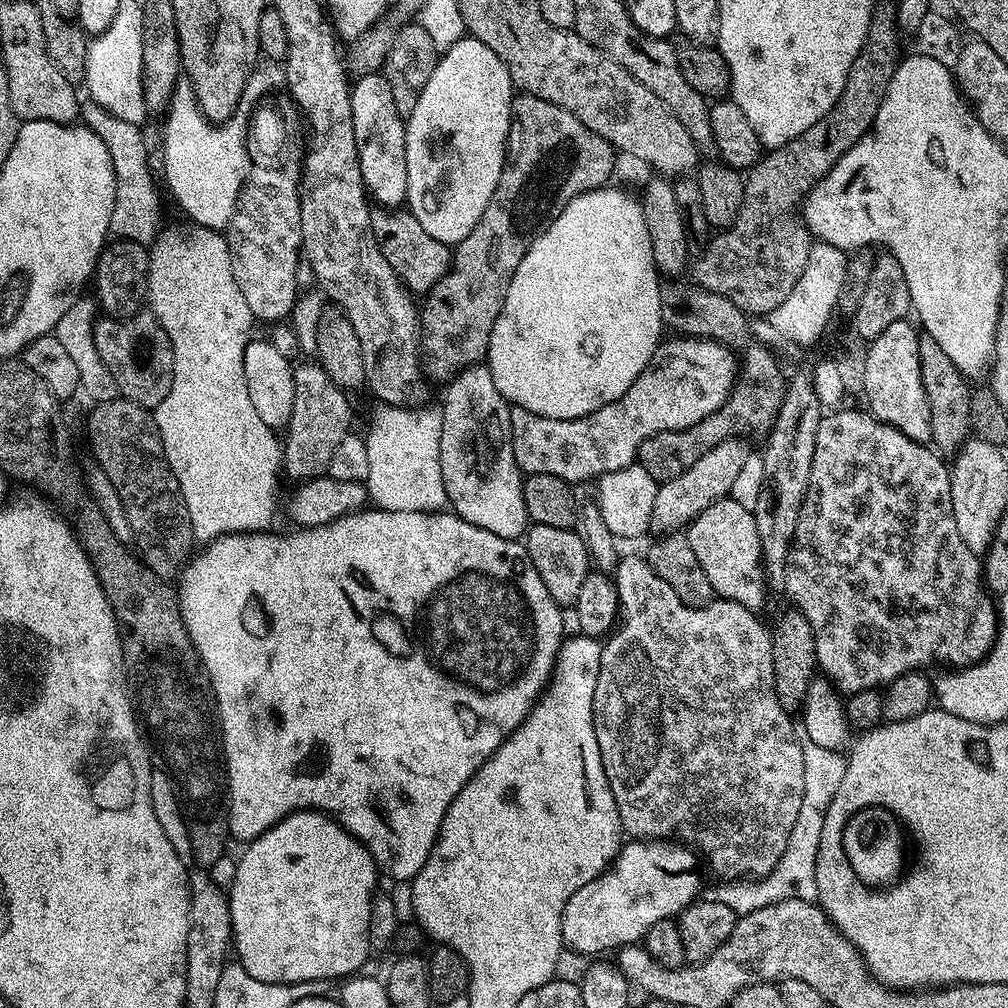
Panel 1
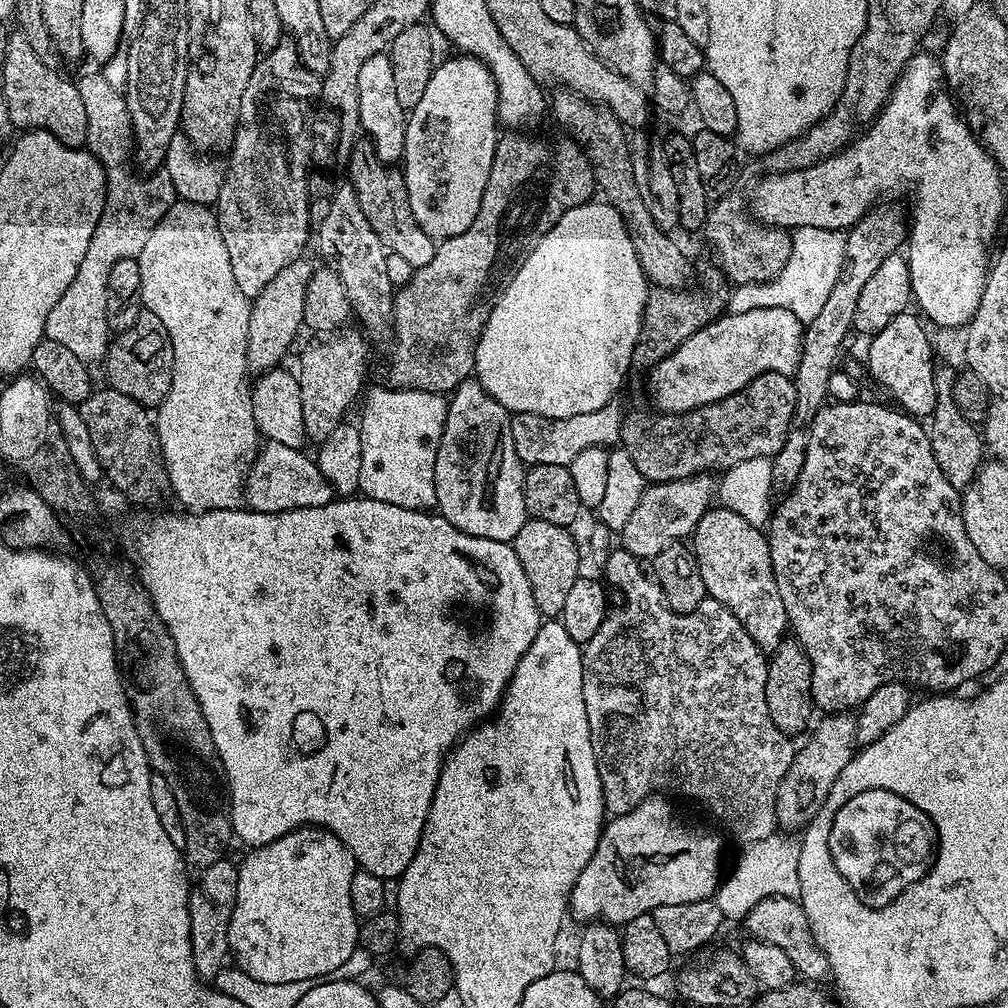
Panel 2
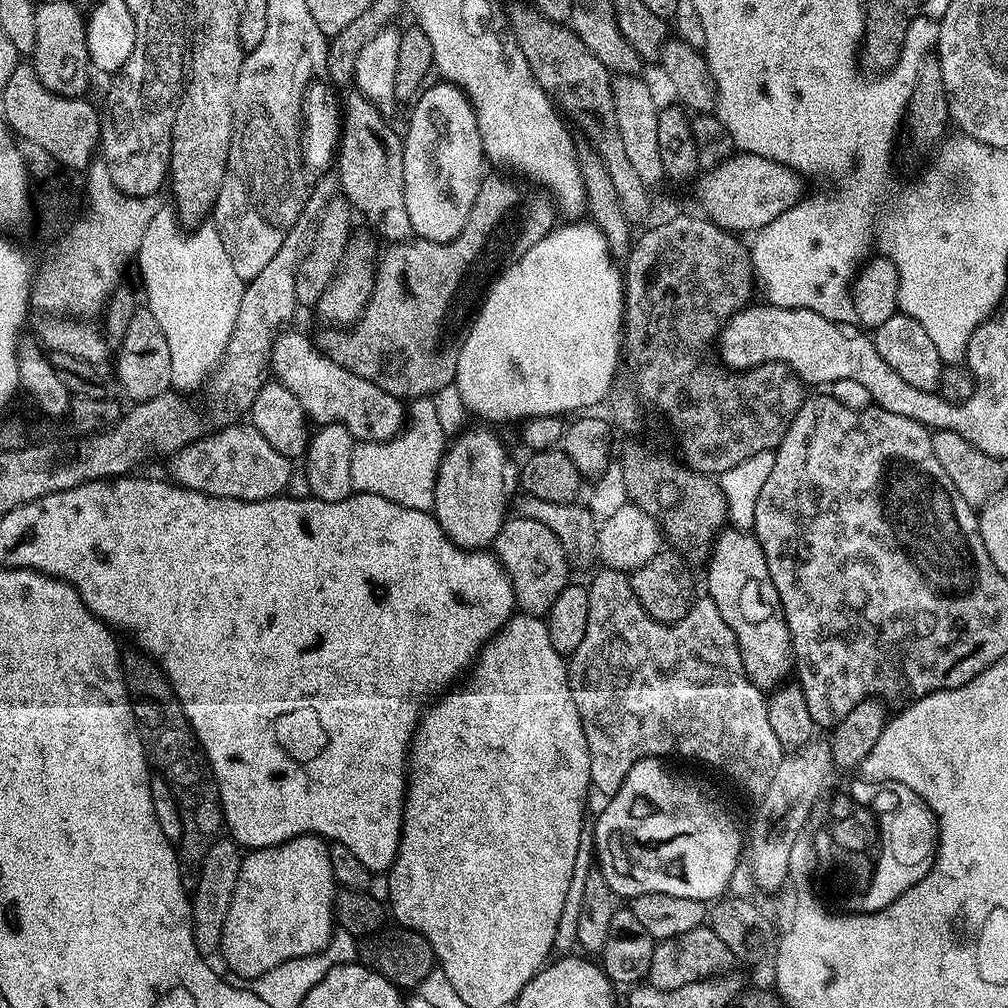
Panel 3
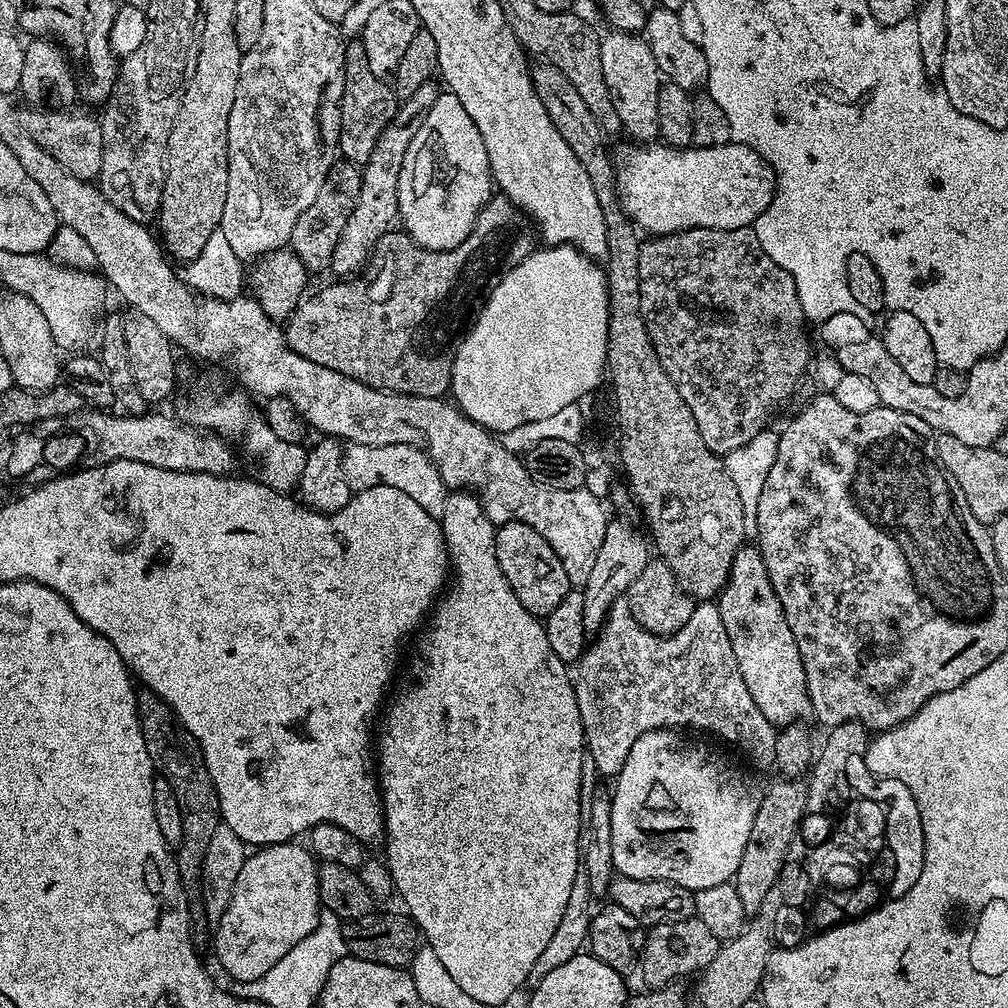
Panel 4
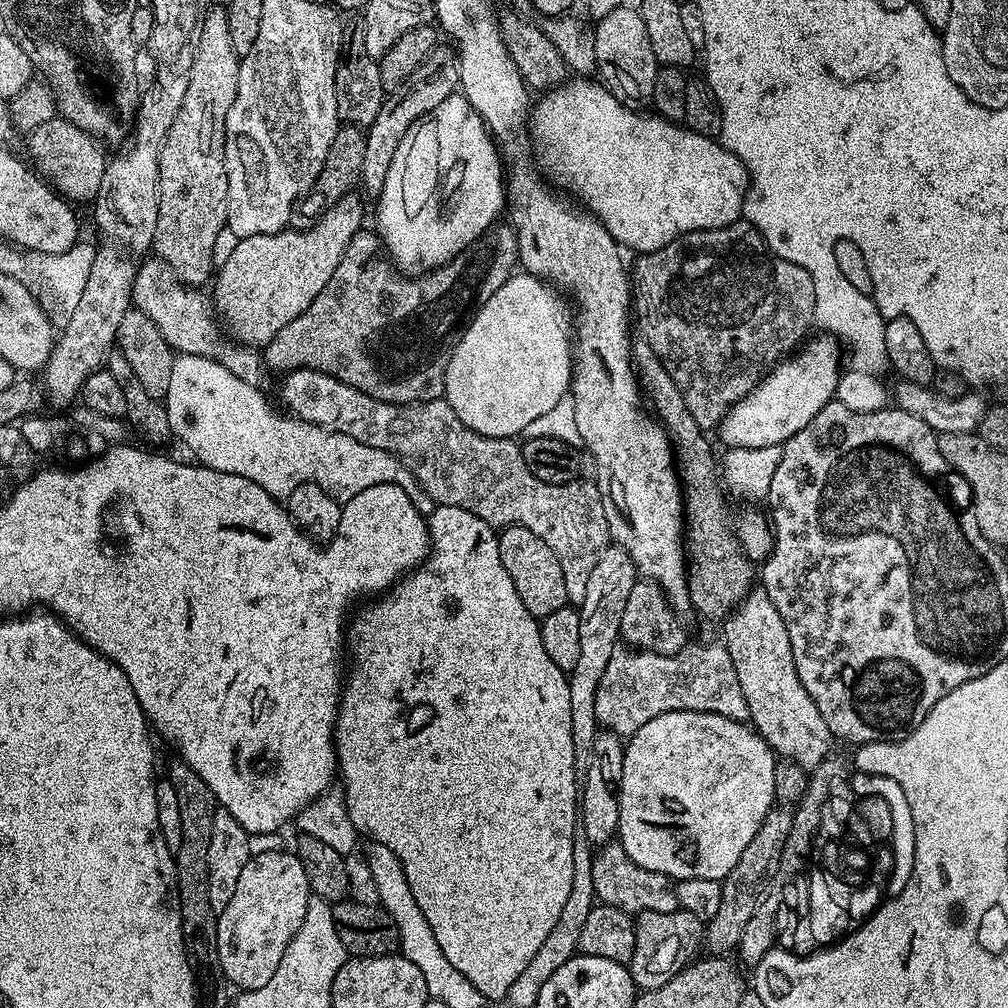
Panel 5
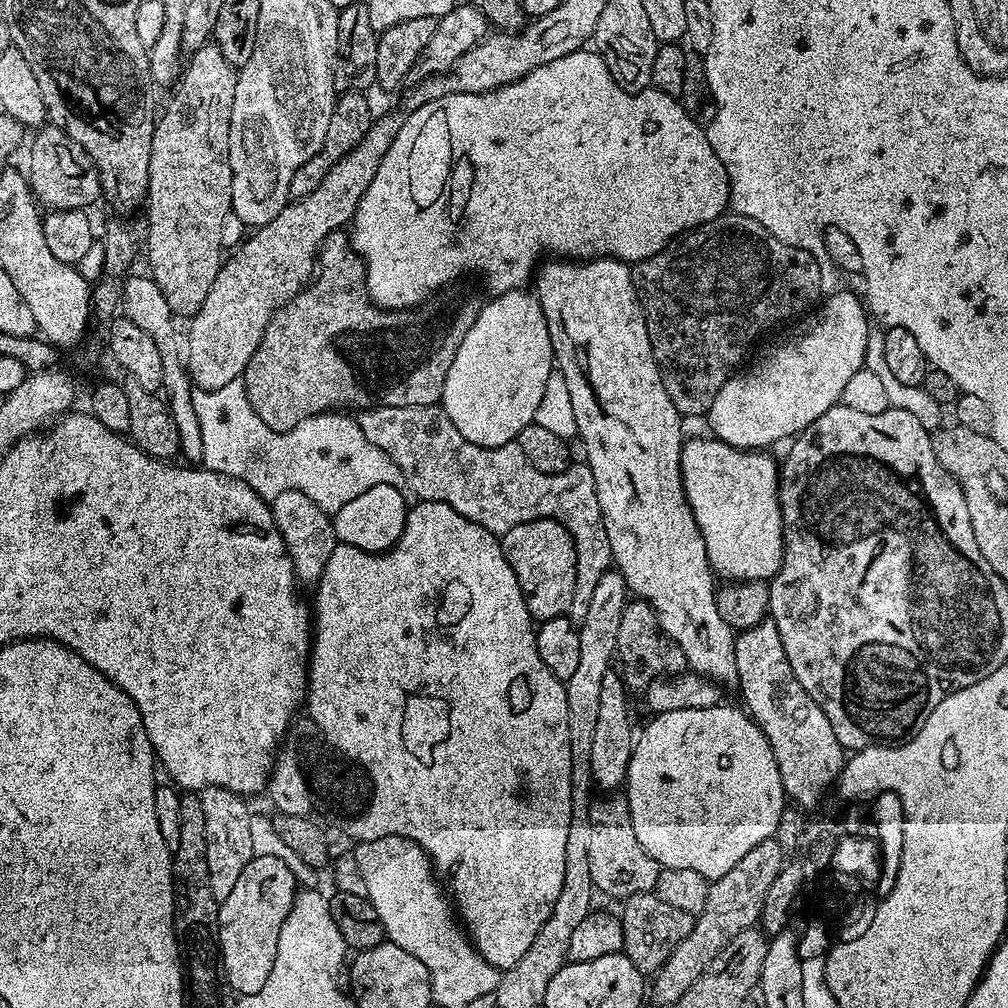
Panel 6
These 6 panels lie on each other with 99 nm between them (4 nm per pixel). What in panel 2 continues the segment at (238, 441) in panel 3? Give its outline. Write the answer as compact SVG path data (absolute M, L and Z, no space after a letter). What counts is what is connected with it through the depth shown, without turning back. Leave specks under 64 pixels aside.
M267 441L257 451L248 475L244 478L244 500L247 507L253 512L285 512L329 504L334 499L330 482L326 482L320 473L315 459L305 452L299 448L282 446L279 442Z

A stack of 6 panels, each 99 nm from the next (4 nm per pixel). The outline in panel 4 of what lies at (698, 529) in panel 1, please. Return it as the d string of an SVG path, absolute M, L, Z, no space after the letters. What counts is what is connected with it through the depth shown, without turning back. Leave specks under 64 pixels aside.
M745 546L738 550L728 585L718 597L718 607L722 626L730 634L730 646L734 646L734 658L738 658L738 670L742 670L746 690L750 690L750 698L754 698L758 710L777 726L799 725L800 719L812 710L806 674L798 654L798 642L790 634L782 602L774 594L759 547Z

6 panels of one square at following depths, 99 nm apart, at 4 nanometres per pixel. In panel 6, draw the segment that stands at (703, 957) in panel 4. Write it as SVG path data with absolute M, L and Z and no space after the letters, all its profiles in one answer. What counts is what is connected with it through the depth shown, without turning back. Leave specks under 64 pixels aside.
M655 891L634 894L623 901L621 908L624 909L619 909L618 915L624 935L623 953L630 958L630 962L634 962L639 972L645 974L654 974L664 965L674 946L678 946L678 942L682 942L682 938L690 934L696 921L694 916L686 914L686 910L678 910L662 902L662 898L658 898Z

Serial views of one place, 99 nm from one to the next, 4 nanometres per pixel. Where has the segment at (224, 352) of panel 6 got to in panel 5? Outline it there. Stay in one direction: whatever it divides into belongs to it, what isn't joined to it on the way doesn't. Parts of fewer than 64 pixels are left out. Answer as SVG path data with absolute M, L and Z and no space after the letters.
M351 191L346 193L338 202L334 202L330 206L330 210L323 212L319 220L315 221L305 232L299 232L295 226L289 226L283 232L270 234L254 234L253 236L239 237L234 246L234 251L230 253L230 258L226 258L226 262L222 262L218 266L218 271L214 276L214 285L216 284L216 296L214 292L214 307L224 320L228 323L228 328L231 339L239 342L249 348L257 350L263 349L264 345L268 344L278 334L278 330L282 330L282 326L290 326L290 322L294 322L294 318L298 318L298 314L302 314L302 310L306 310L306 306L310 306L310 302L314 302L314 298L318 298L318 294L322 294L322 290L326 286L326 282L330 282L330 277L333 276L334 270L338 270L338 262L342 262L344 252L348 249L350 238L354 238L354 234L358 234L365 227L364 224L364 204L356 197L357 193Z

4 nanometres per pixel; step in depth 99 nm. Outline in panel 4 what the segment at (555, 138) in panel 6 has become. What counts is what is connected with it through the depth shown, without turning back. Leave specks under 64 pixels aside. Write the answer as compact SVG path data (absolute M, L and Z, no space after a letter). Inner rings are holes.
M447 90L441 91L415 129L402 162L402 174L398 174L398 220L418 246L449 252L468 237L478 214L493 195L486 146L482 146L482 134L478 134L478 126L474 126L462 102ZM636 142L631 146L615 157L616 191L628 219L649 237L691 228L752 228L776 193L776 171L745 144L672 148L663 142Z

